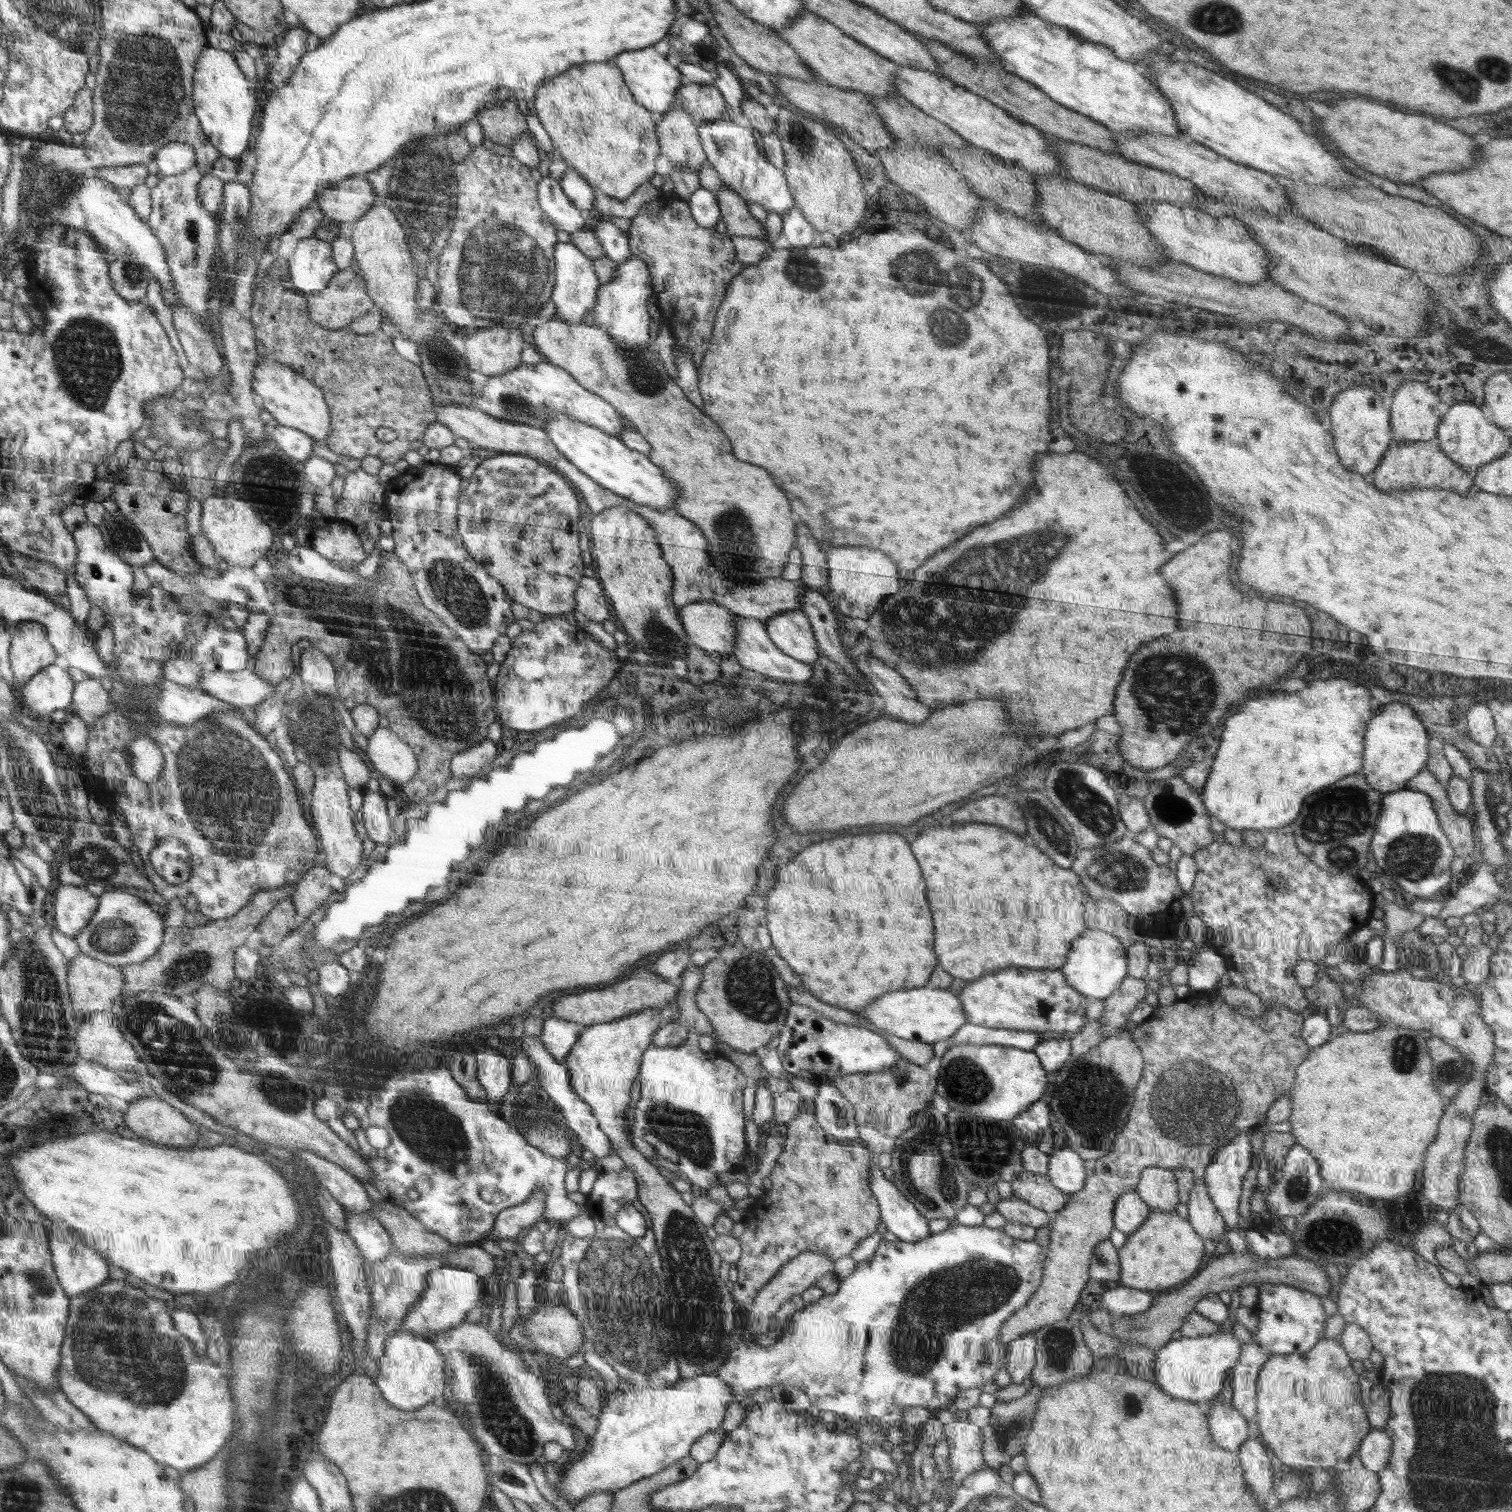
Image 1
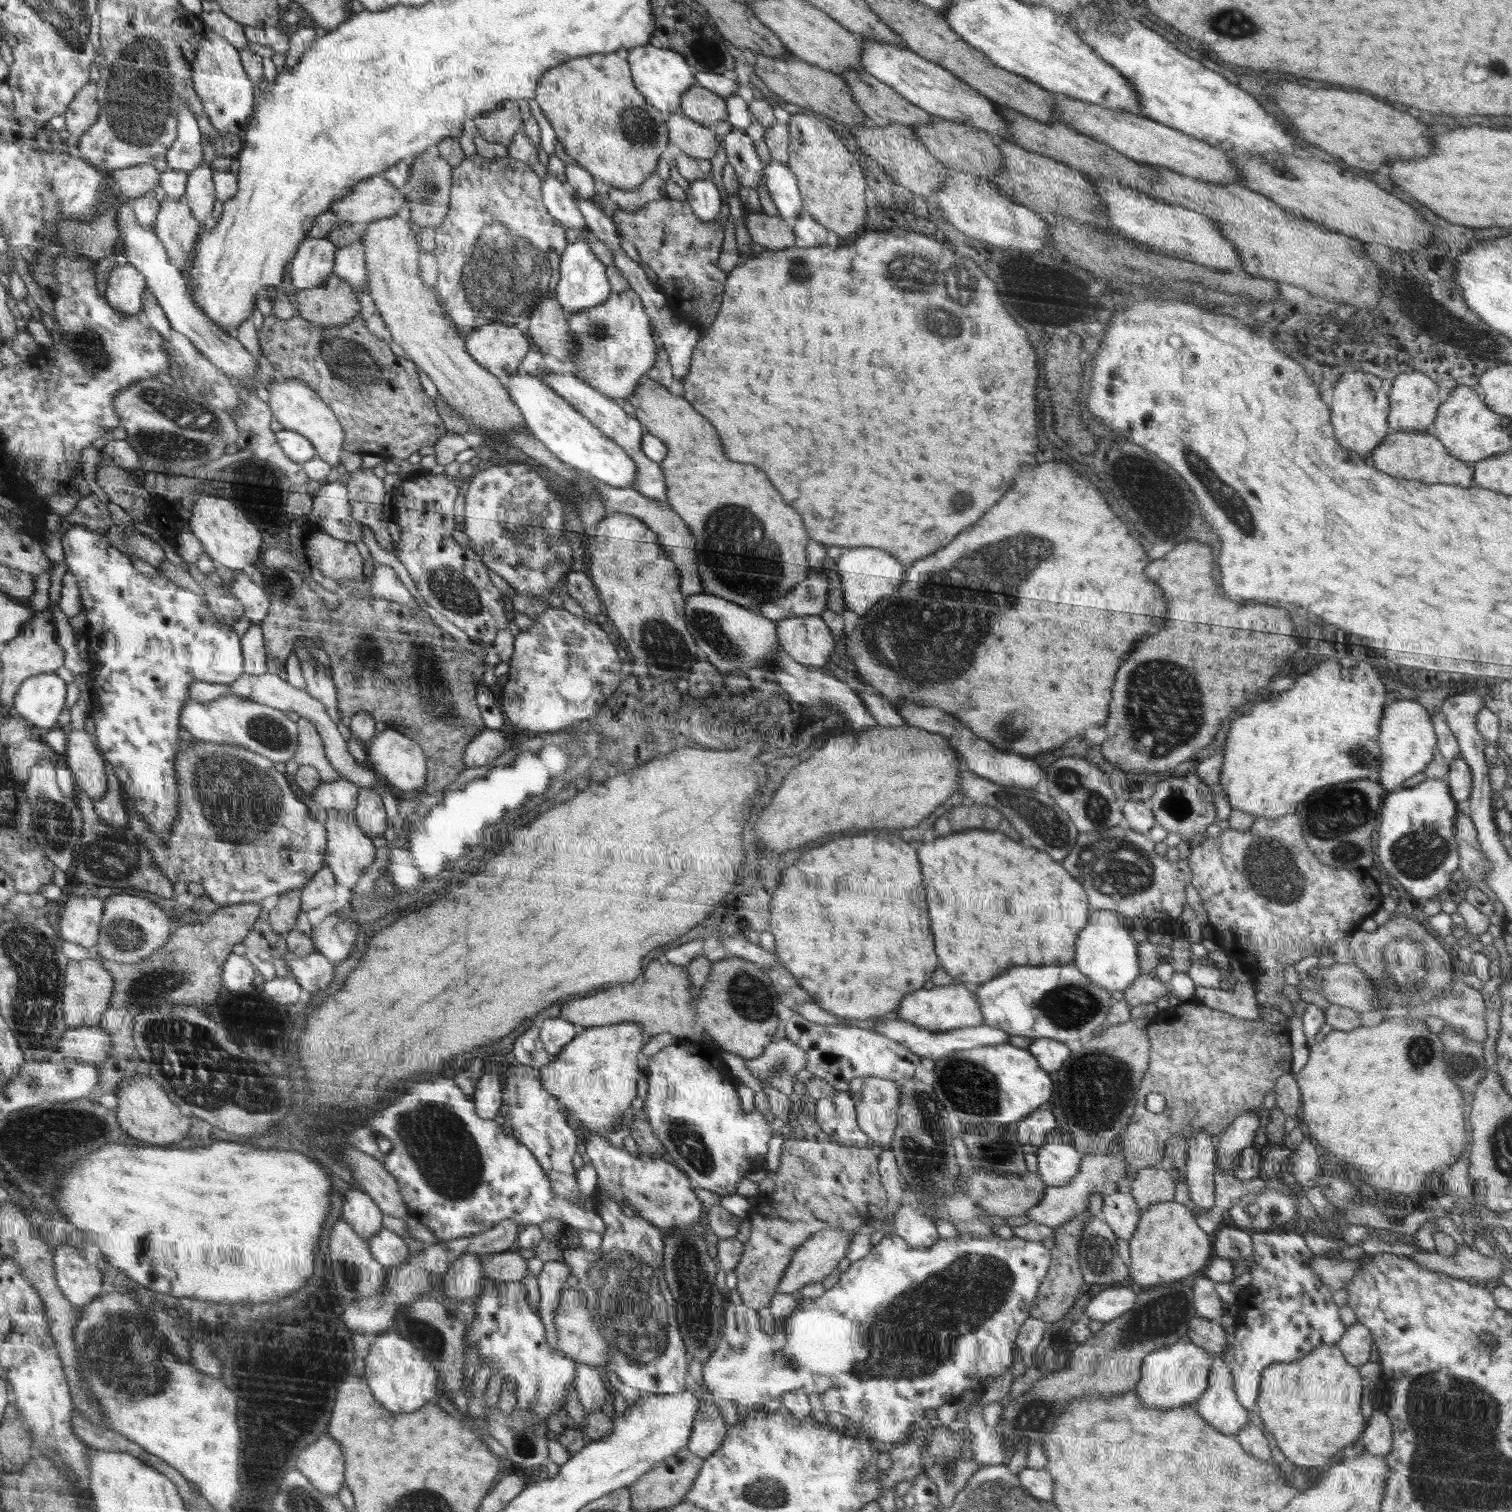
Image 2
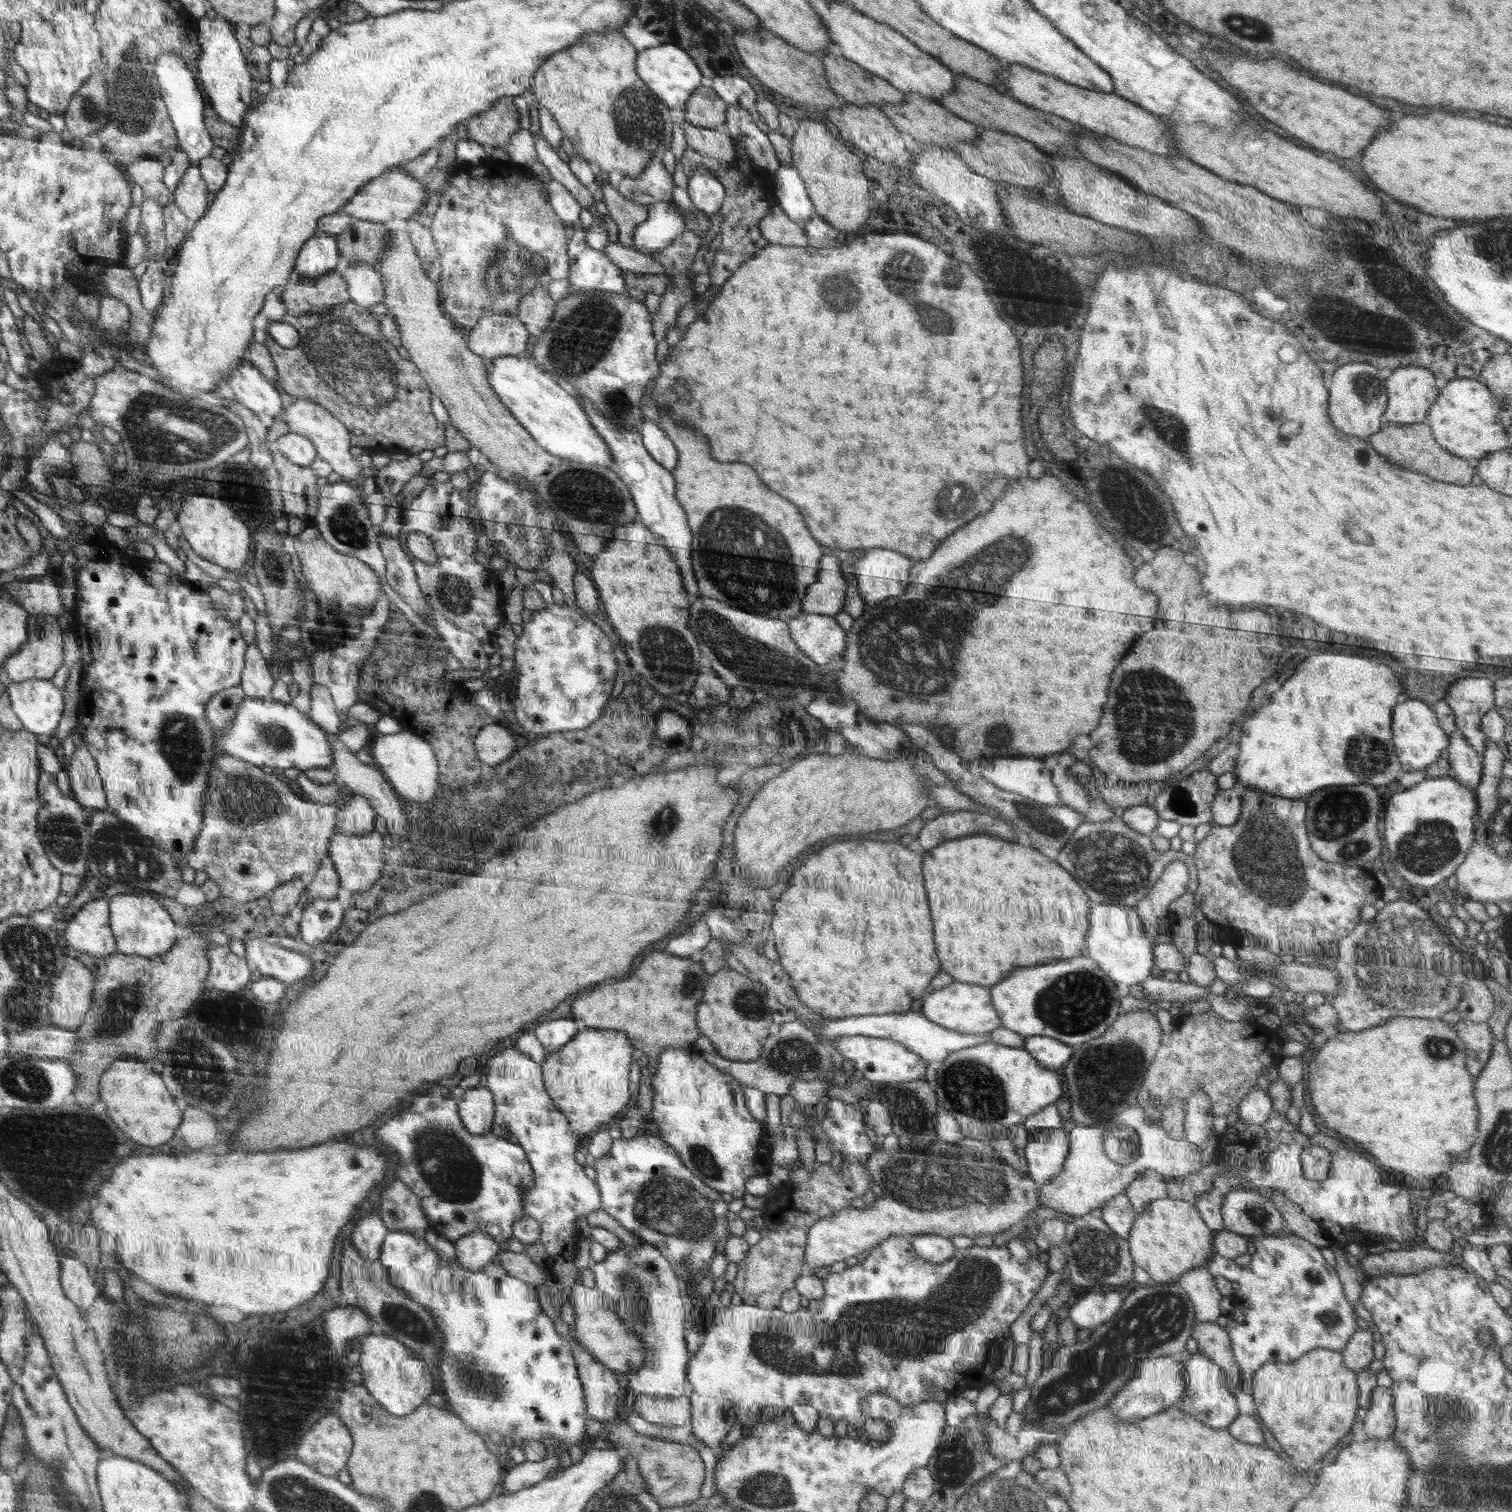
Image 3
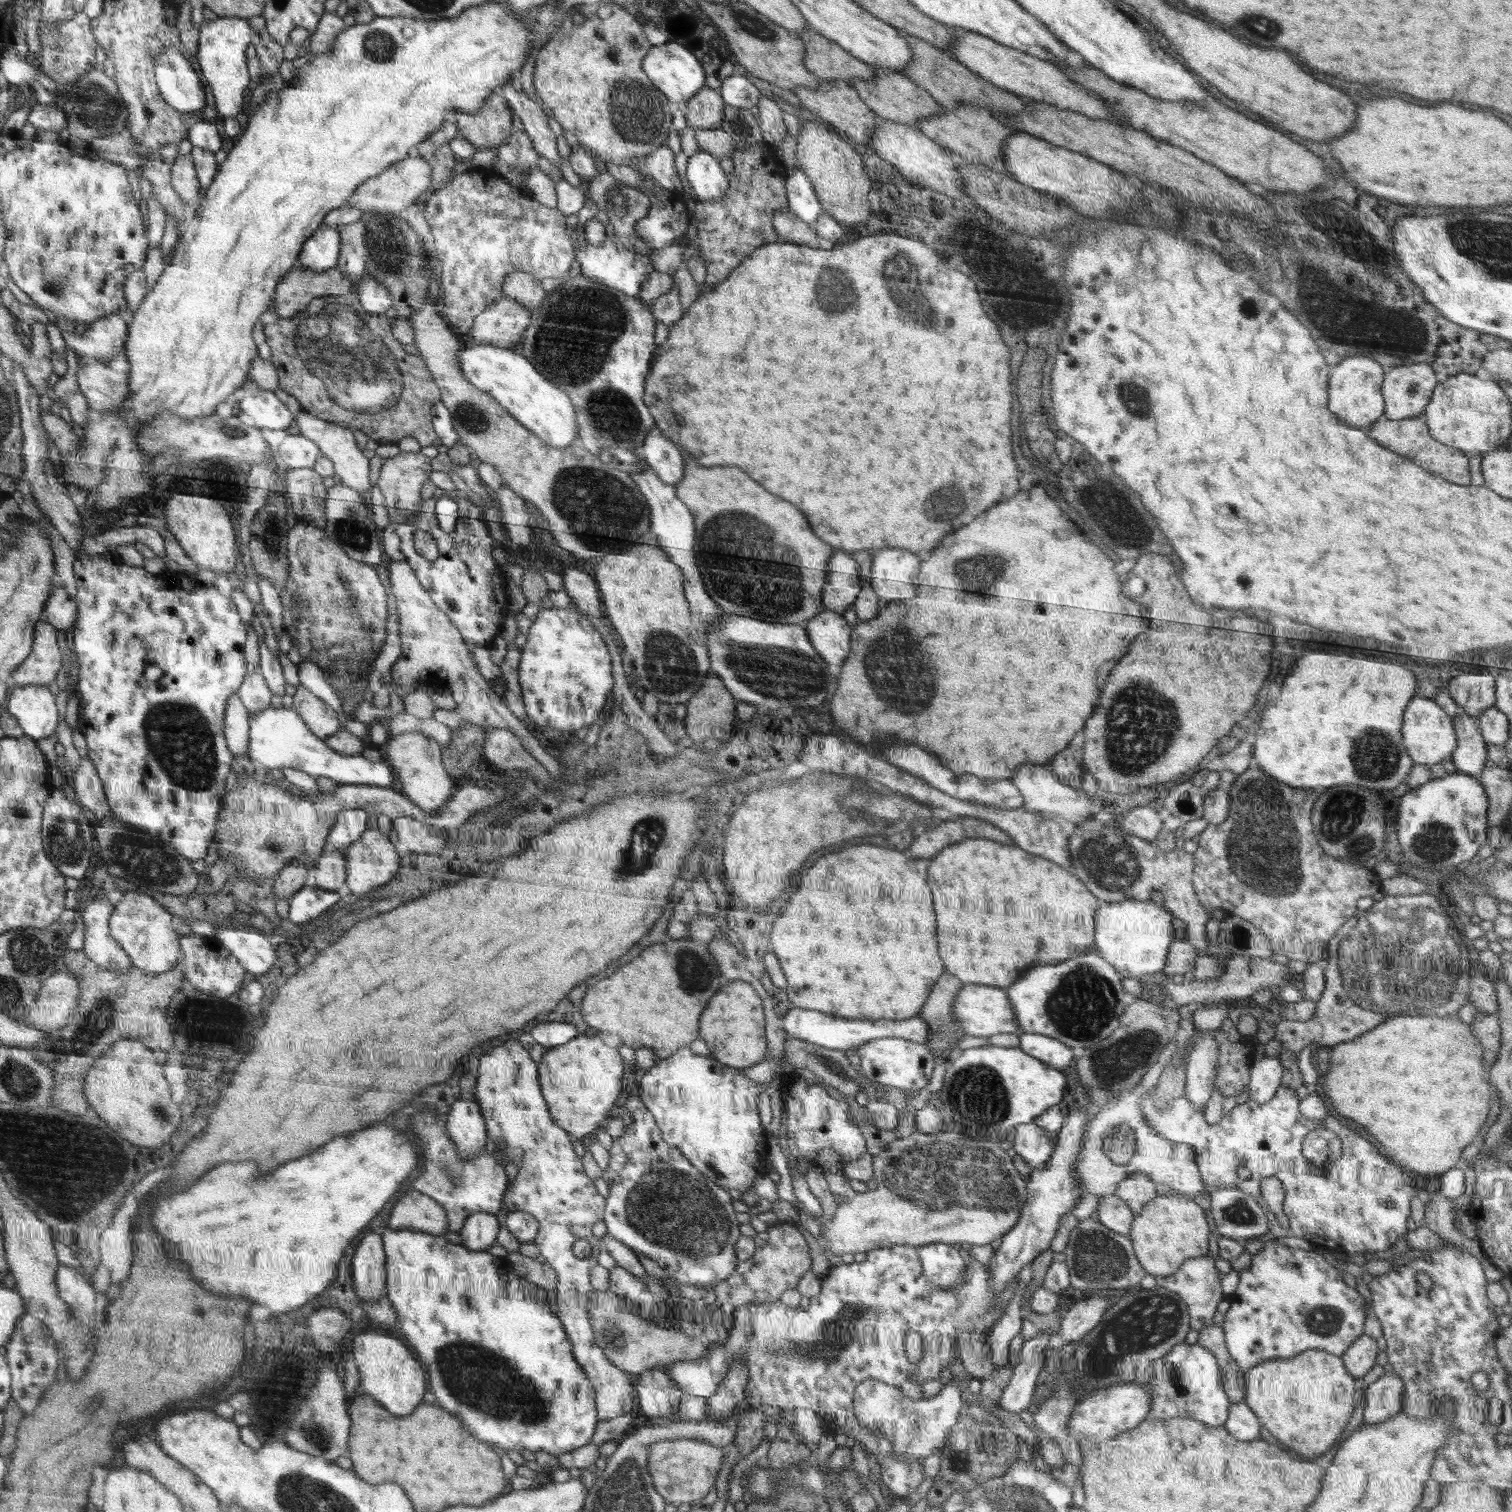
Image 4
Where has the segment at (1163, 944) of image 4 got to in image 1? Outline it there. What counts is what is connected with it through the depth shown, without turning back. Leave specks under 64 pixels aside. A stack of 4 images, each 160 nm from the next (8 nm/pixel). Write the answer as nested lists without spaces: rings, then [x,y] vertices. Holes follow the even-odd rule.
[[[1103,930],[1084,931],[1074,942],[1068,960],[1059,968],[1066,982],[1090,1000],[1105,999],[1127,977],[1127,950],[1112,934]]]

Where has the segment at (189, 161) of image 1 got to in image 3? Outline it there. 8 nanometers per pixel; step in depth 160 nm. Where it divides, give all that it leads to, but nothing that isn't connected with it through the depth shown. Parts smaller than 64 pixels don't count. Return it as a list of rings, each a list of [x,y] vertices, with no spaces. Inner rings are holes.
[[[161,54],[155,60],[155,77],[158,88],[162,92],[163,102],[170,112],[171,122],[175,124],[179,149],[186,153],[190,165],[198,167],[202,159],[211,154],[215,145],[204,124],[204,109],[207,106],[205,98],[198,90],[194,73],[187,67],[182,58],[175,54]]]

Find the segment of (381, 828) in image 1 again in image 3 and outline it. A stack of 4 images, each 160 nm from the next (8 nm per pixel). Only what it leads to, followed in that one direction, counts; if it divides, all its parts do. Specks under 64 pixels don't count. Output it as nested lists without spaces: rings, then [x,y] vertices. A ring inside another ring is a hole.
[[[355,795],[340,811],[340,831],[345,835],[363,835],[375,830],[377,812],[367,798]]]

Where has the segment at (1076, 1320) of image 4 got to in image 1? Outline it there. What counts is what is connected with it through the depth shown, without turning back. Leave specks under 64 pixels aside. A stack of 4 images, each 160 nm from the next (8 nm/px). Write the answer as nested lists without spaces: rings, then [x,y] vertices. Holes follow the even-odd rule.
[[[1114,1286],[1101,1300],[1101,1308],[1111,1312],[1113,1320],[1140,1314],[1149,1309],[1155,1294],[1151,1291],[1138,1290],[1127,1286]]]

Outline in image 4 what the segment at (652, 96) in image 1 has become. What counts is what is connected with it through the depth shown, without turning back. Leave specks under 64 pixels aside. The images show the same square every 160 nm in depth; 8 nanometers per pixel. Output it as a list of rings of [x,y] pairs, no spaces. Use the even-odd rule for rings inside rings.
[[[676,42],[654,46],[643,58],[642,67],[652,83],[664,95],[668,96],[668,99],[672,99],[672,102],[678,104],[685,104],[688,99],[695,97],[705,87],[706,71],[698,62],[698,58],[692,52],[688,52],[684,46],[676,44]]]

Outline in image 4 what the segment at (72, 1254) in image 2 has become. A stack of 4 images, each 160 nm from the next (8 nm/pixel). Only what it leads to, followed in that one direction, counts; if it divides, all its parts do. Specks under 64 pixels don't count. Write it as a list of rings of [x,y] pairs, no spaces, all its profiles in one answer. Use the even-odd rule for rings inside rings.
[[[59,1265],[55,1282],[59,1297],[70,1307],[71,1316],[76,1321],[90,1324],[94,1316],[94,1290],[92,1286],[70,1266]]]

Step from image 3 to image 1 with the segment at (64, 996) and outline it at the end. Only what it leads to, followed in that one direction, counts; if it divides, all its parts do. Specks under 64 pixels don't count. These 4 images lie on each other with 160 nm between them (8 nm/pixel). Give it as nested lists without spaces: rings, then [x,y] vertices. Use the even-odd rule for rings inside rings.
[[[86,954],[76,955],[68,969],[68,986],[71,989],[71,1005],[82,1020],[87,1020],[90,1013],[111,1010],[112,1005],[119,999],[126,984],[121,966],[112,966],[100,959],[92,958]]]

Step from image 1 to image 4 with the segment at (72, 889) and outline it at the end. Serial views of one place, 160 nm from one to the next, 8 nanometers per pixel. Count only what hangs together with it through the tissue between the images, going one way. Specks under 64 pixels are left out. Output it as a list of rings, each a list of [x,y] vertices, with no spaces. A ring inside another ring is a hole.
[[[100,894],[84,909],[84,954],[106,970],[126,973],[131,968],[131,957],[110,931],[110,918],[115,906]]]

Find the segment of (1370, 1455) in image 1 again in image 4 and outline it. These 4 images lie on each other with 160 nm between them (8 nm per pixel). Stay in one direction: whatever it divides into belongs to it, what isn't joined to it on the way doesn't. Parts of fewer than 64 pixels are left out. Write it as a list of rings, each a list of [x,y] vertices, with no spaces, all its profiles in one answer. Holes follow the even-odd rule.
[[[1395,1372],[1385,1373],[1364,1388],[1366,1399],[1363,1408],[1365,1424],[1380,1424],[1388,1418],[1398,1414],[1402,1405],[1404,1394],[1403,1382]]]

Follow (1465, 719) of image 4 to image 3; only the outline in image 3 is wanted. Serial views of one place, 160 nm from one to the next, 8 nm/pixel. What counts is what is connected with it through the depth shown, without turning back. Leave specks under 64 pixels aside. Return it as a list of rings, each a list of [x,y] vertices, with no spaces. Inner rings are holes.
[[[1458,729],[1449,735],[1446,756],[1455,779],[1462,786],[1475,789],[1479,785],[1483,773],[1482,754],[1468,744]]]

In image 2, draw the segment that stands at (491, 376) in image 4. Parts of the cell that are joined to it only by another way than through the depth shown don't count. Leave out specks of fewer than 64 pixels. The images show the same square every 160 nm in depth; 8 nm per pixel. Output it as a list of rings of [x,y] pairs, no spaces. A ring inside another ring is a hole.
[[[524,370],[516,371],[504,382],[511,398],[523,413],[527,428],[563,463],[592,475],[595,479],[613,487],[633,486],[637,478],[636,463],[604,431],[580,414],[562,395],[556,394],[544,379],[532,376]]]

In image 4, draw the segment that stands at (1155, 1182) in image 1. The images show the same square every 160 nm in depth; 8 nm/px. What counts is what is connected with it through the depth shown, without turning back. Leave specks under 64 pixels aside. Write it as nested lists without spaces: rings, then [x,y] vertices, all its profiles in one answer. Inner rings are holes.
[[[1137,1173],[1118,1183],[1115,1194],[1137,1215],[1147,1202],[1157,1197],[1155,1185],[1148,1176]]]

